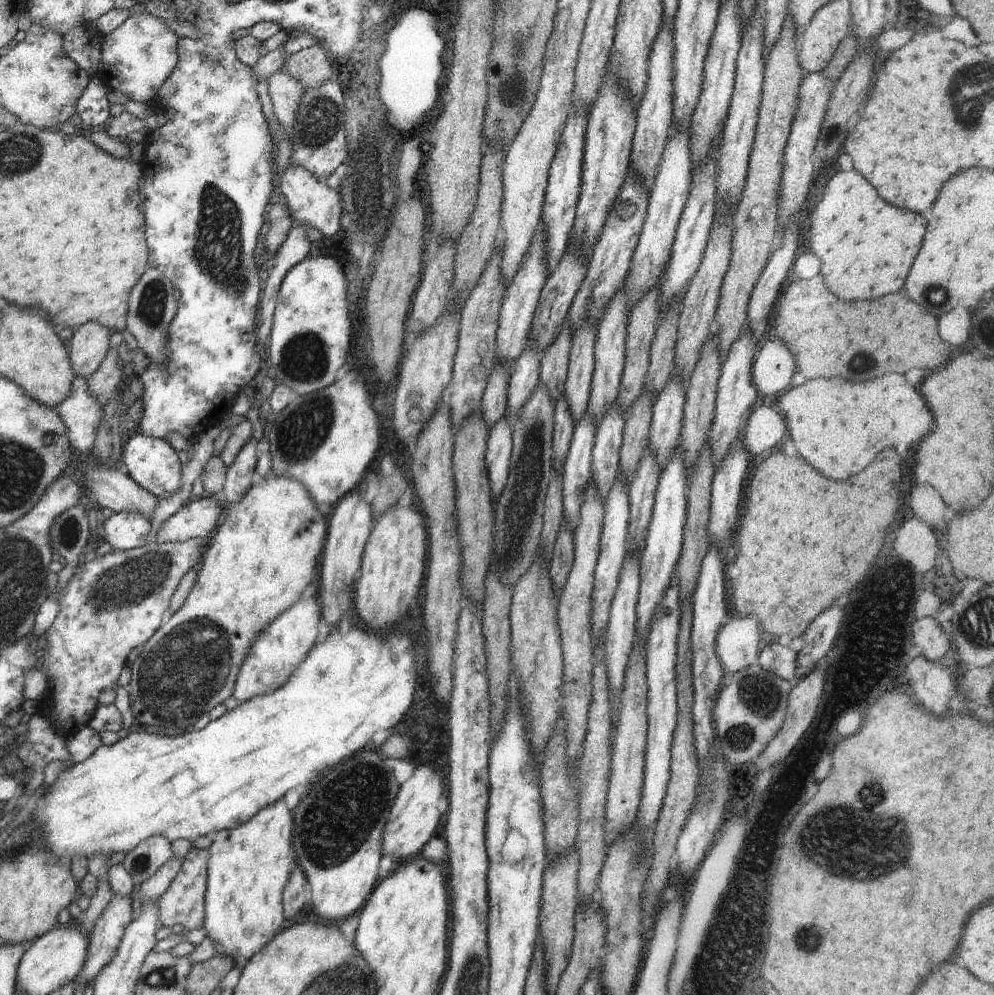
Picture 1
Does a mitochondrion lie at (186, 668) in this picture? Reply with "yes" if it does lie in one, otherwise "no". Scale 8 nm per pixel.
yes

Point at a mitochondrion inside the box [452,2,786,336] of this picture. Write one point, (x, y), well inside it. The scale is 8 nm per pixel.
(513, 80)

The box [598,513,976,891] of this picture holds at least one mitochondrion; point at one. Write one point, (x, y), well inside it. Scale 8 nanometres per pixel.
(848, 838)

